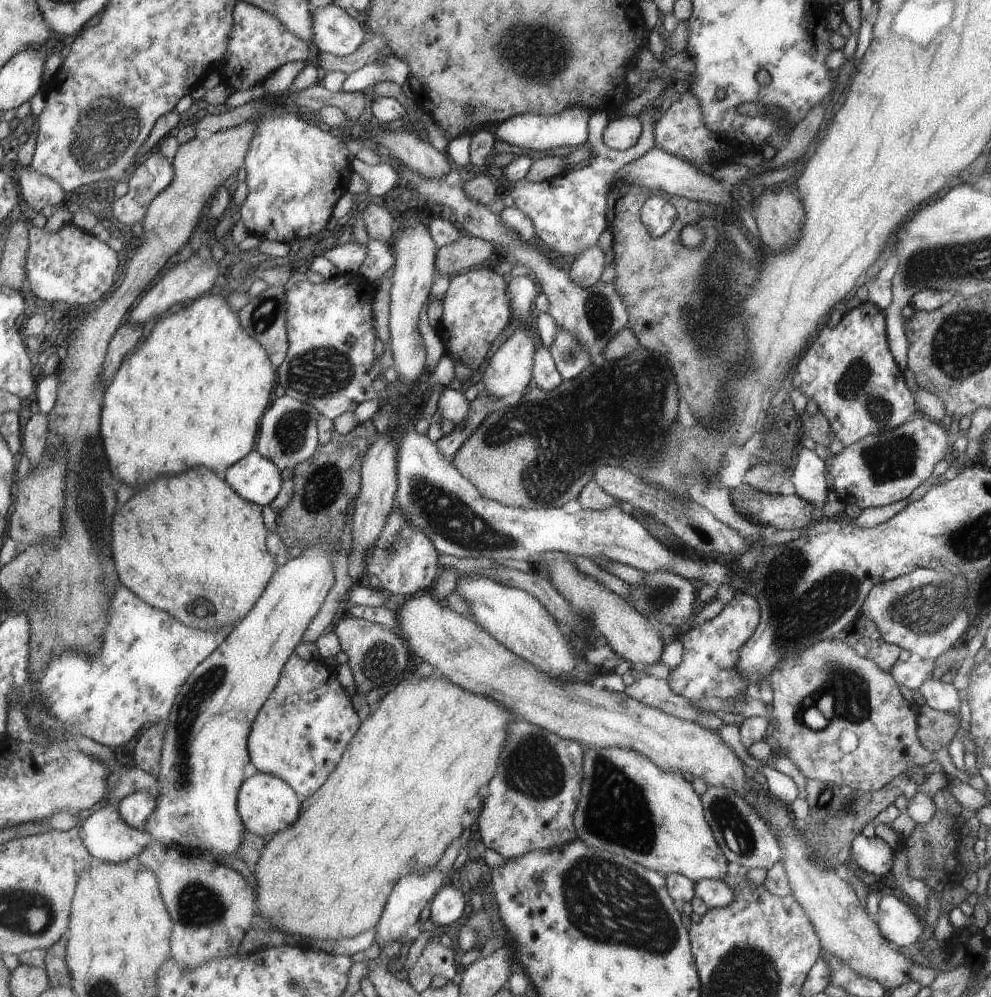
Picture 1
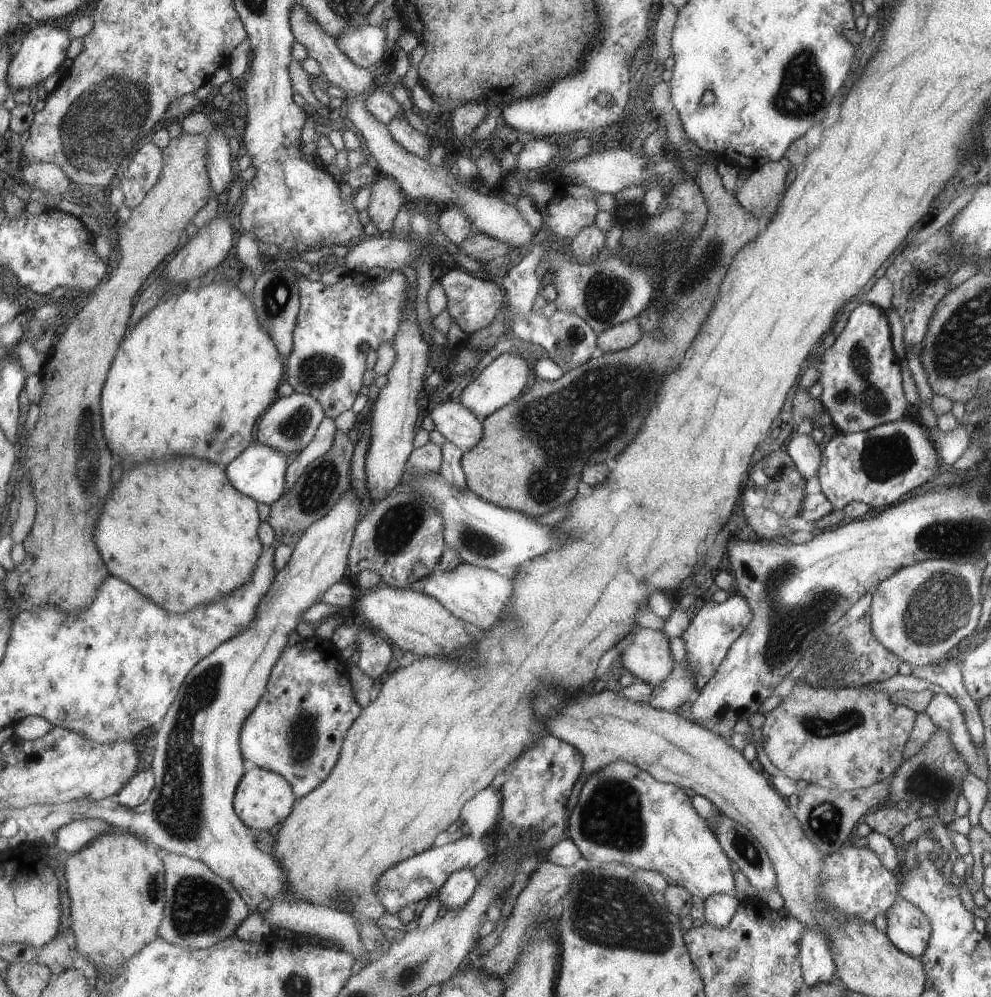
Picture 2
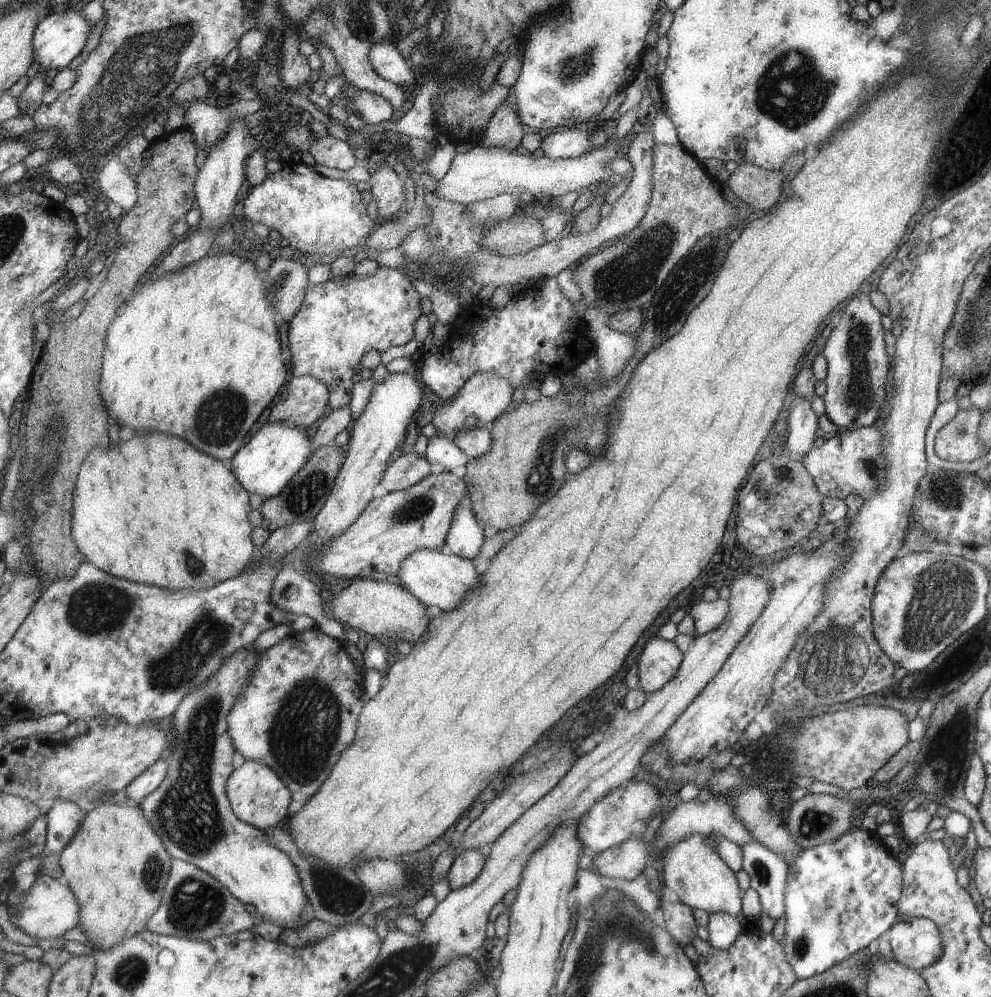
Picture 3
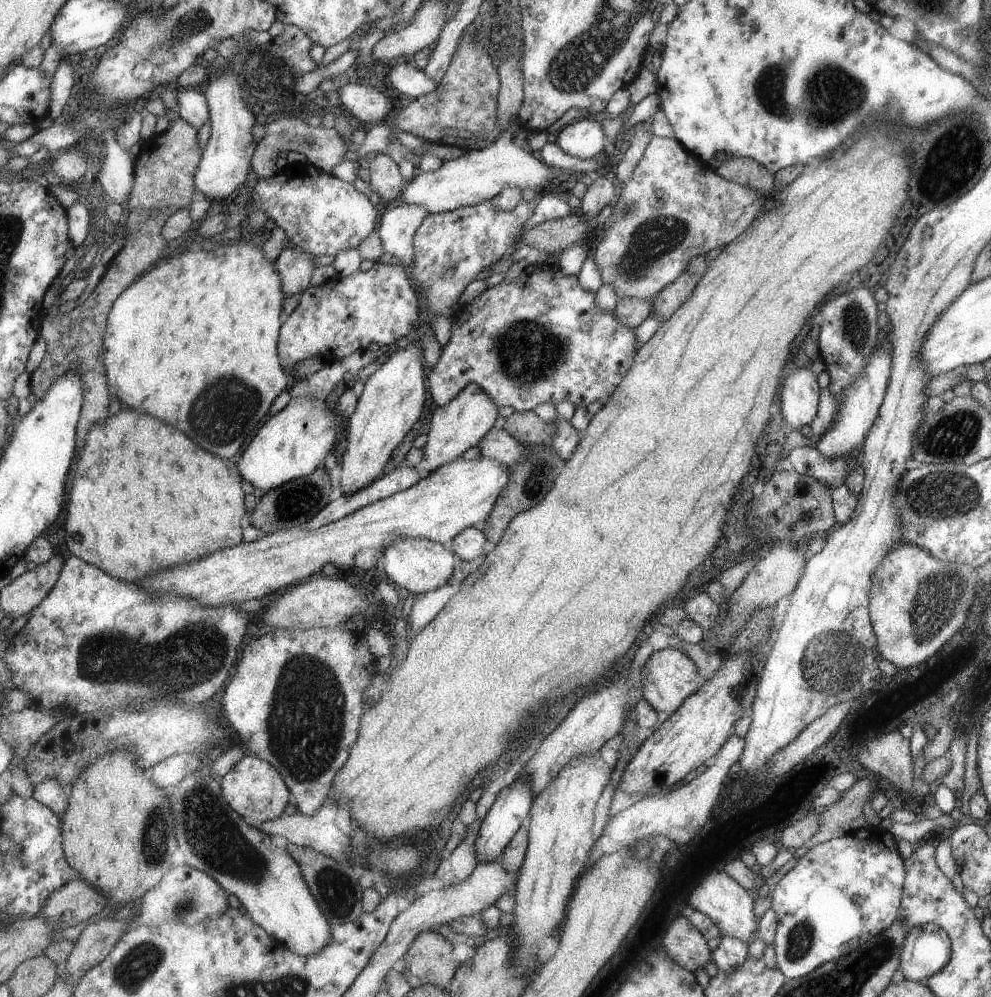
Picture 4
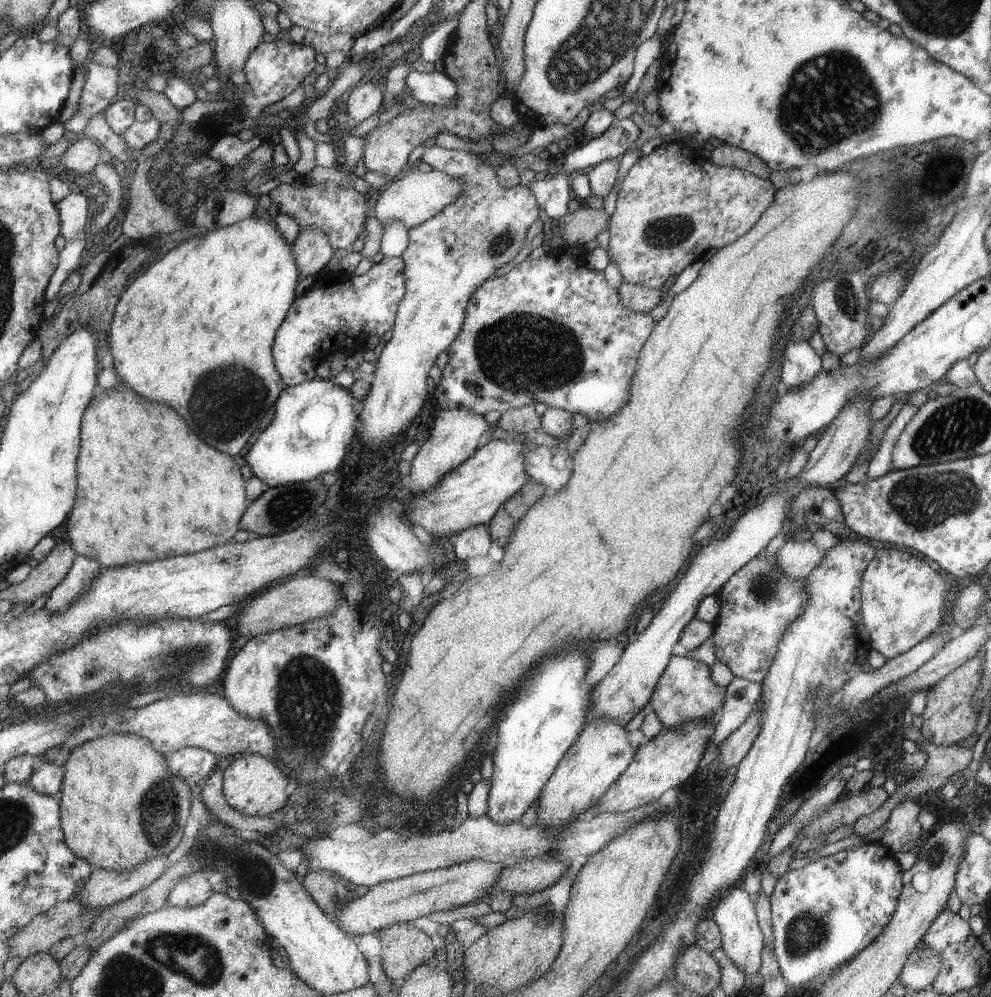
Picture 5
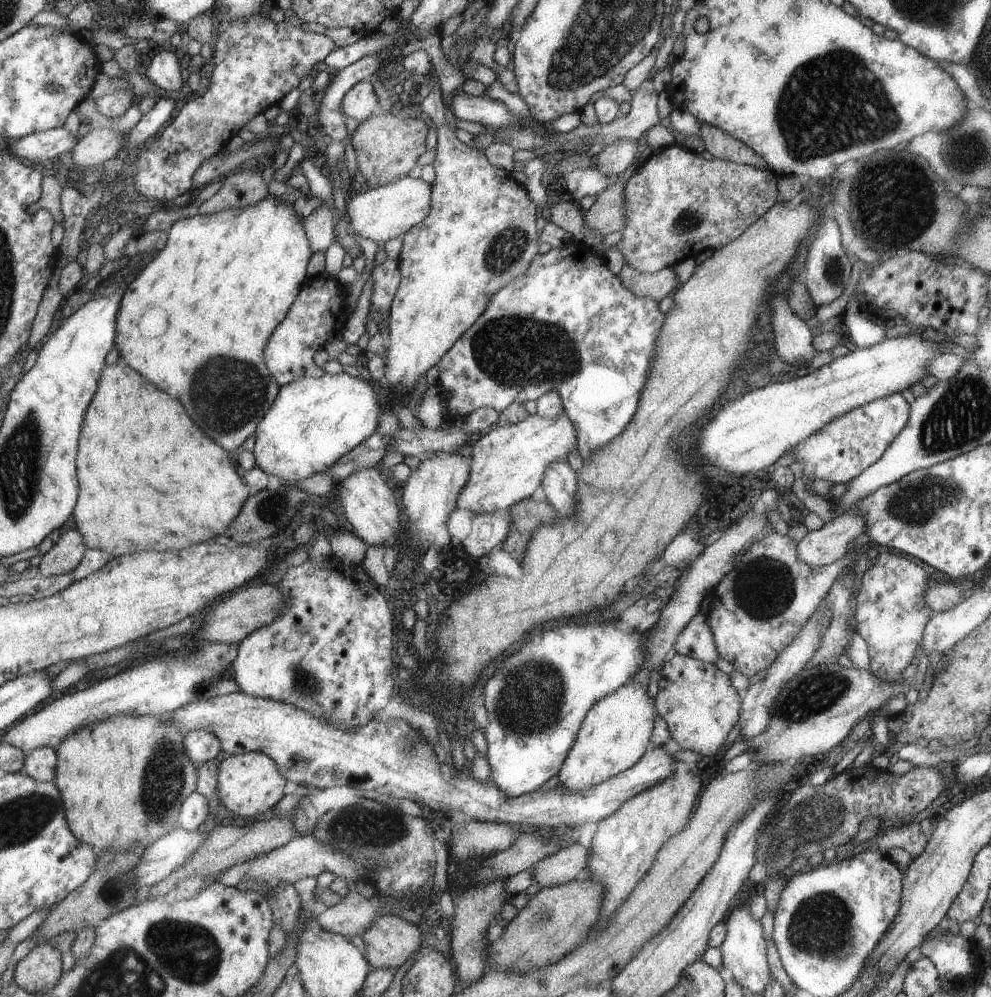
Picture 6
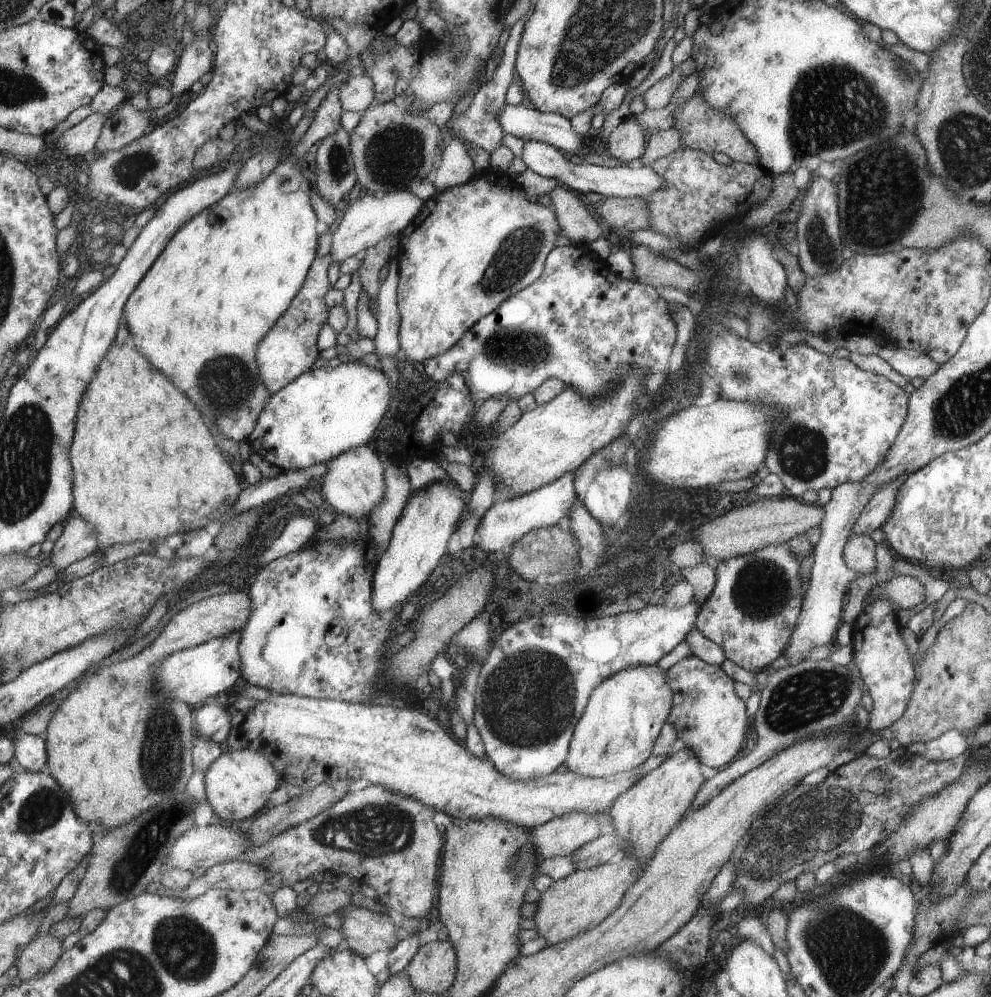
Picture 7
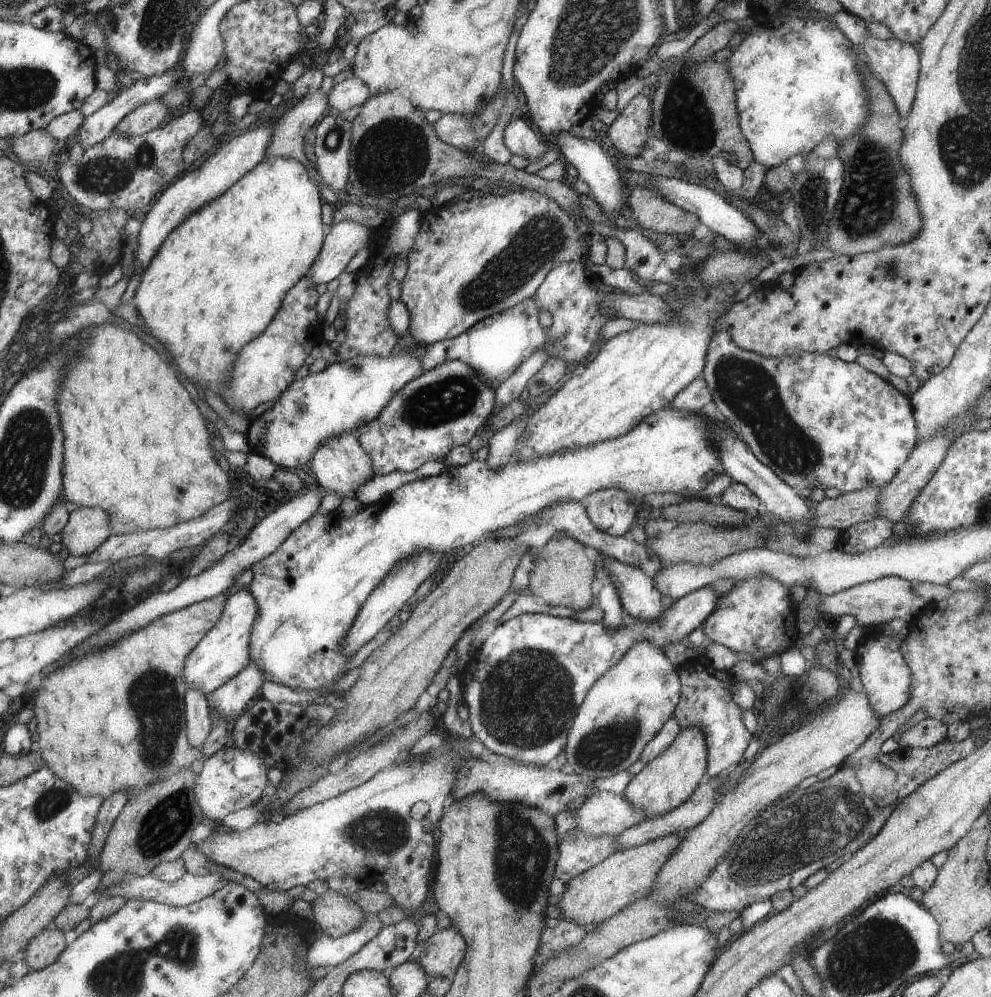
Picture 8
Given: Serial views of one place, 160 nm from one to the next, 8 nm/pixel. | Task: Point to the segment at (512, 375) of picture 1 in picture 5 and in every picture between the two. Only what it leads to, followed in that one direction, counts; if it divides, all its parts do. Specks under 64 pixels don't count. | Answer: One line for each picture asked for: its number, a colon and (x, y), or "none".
2: (504, 378)
3: (485, 395)
4: (456, 427)
5: (453, 439)

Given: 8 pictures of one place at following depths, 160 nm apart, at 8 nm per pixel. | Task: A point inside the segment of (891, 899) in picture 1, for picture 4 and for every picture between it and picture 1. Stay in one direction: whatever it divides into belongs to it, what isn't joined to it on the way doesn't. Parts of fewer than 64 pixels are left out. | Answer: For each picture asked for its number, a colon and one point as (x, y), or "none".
2: (907, 927)
3: (915, 942)
4: (926, 949)

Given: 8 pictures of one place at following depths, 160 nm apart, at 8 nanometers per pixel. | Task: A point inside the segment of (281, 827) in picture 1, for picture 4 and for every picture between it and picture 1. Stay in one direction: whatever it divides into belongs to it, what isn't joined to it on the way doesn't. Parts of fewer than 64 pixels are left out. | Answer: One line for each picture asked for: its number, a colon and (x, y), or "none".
2: (264, 799)
3: (260, 797)
4: (254, 788)

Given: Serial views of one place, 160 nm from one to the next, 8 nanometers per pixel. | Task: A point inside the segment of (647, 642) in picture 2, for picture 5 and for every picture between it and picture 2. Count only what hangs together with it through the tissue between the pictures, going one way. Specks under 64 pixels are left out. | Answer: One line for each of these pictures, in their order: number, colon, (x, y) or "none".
3: (659, 660)
4: (670, 678)
5: (685, 691)

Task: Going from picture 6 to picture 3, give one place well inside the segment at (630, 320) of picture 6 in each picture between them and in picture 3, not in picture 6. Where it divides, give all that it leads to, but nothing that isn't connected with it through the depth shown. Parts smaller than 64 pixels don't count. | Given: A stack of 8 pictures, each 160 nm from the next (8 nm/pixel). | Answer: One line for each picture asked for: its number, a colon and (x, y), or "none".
3: (535, 335)
4: (537, 339)
5: (550, 330)

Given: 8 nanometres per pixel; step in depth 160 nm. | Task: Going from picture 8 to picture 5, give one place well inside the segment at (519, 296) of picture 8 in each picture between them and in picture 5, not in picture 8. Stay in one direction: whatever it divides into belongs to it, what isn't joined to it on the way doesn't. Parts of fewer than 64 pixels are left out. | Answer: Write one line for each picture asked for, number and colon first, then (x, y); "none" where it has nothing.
5: (448, 255)
6: (480, 235)
7: (476, 244)

